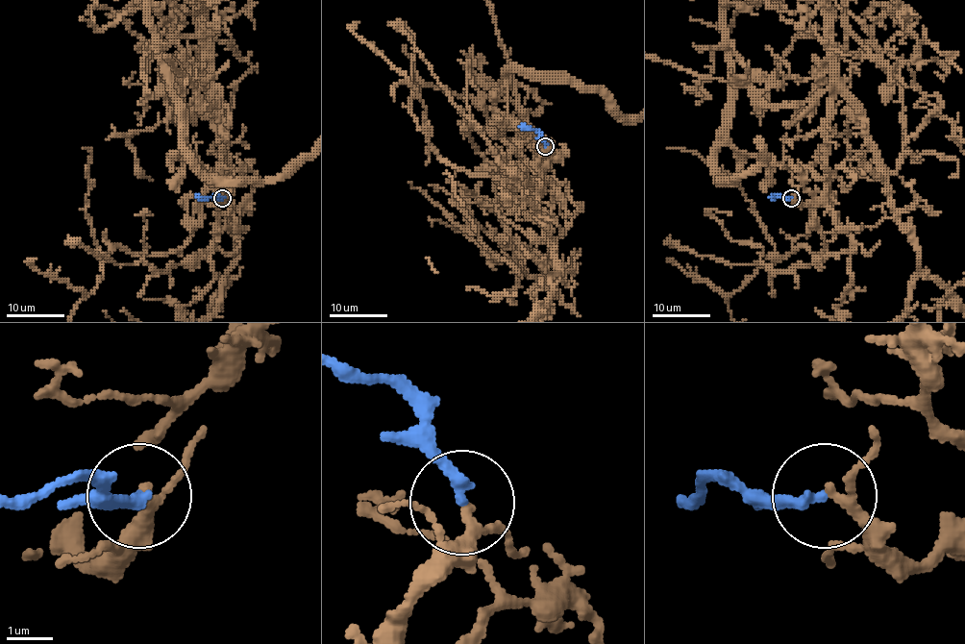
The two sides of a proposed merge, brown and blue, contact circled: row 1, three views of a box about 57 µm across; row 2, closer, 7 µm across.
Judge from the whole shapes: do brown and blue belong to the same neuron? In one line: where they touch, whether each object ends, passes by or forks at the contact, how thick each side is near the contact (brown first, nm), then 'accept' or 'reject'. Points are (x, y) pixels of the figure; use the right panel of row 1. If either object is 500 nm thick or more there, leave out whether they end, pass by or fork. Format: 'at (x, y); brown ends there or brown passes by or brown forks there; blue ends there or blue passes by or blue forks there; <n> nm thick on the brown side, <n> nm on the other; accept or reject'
at (791, 198); brown passes by; blue ends there; 190 nm thick on the brown side, 240 nm on the other; accept

